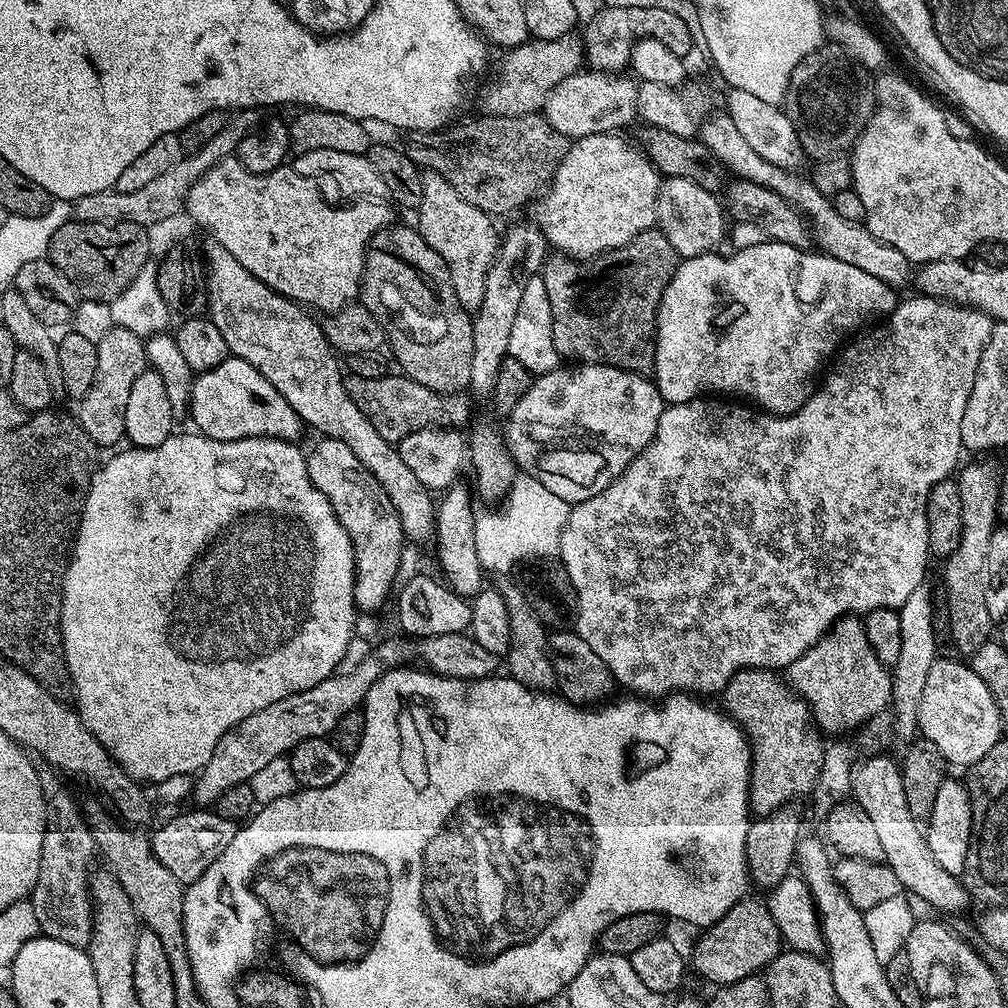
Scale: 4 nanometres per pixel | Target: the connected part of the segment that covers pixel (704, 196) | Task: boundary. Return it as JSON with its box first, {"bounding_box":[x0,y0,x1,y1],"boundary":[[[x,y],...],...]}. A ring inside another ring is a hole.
{"bounding_box":[656,176,726,259],"boundary":[[[669,176],[661,179],[656,199],[656,224],[670,246],[674,247],[677,257],[688,259],[719,249],[720,239],[726,236],[724,220],[726,212],[717,193],[702,190],[702,186],[698,186],[698,182],[690,182],[690,178]]]}

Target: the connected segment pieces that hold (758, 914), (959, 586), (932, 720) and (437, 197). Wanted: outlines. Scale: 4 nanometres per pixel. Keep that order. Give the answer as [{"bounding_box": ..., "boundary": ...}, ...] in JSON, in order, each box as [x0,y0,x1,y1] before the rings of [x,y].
[{"bounding_box":[690,898,782,986],"boundary":[[[741,898],[733,908],[722,918],[718,918],[718,922],[714,922],[709,928],[703,929],[699,933],[700,936],[696,940],[696,945],[692,948],[692,956],[690,952],[690,968],[697,972],[704,980],[716,984],[712,986],[723,986],[725,984],[733,984],[747,976],[754,976],[763,973],[768,967],[768,963],[779,956],[782,951],[782,939],[778,926],[775,925],[774,918],[770,914],[767,903],[756,900],[748,900]]]},{"bounding_box":[943,464,1001,654],"boundary":[[[966,464],[958,472],[958,494],[962,494],[962,542],[958,542],[958,550],[948,557],[943,568],[944,580],[948,583],[948,620],[952,623],[952,640],[958,651],[971,654],[977,652],[994,632],[994,621],[990,618],[990,610],[986,610],[984,571],[986,550],[990,550],[990,538],[998,524],[1001,473],[996,472],[992,464]]]},{"bounding_box":[916,658,1002,765],"boundary":[[[937,658],[930,666],[930,676],[926,678],[926,690],[916,715],[918,732],[923,739],[934,742],[949,765],[978,763],[1002,739],[998,706],[982,678],[974,674],[967,663],[960,660]]]},{"bounding_box":[418,170,501,310],"boundary":[[[424,170],[421,171],[420,181],[422,182],[422,202],[418,209],[419,234],[430,247],[438,250],[438,254],[446,262],[446,266],[450,270],[450,282],[454,286],[454,294],[458,294],[458,302],[463,308],[475,310],[480,307],[484,297],[486,274],[494,259],[494,250],[499,249],[501,241],[498,232],[496,236],[495,226],[492,225],[493,217],[489,213],[478,210],[478,206],[470,206],[470,202],[466,202],[466,198],[462,198],[458,194],[458,190],[454,190],[454,186],[450,186],[450,182],[442,174]]]}]

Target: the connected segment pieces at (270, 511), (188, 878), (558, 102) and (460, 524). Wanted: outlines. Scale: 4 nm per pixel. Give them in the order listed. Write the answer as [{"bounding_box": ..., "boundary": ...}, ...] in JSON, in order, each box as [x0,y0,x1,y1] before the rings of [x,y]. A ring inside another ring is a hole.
[{"bounding_box":[60,434,358,786],"boundary":[[[173,434],[153,448],[125,447],[125,452],[112,456],[108,461],[101,463],[92,476],[92,485],[88,491],[88,497],[84,503],[84,509],[80,512],[80,522],[76,529],[74,543],[70,549],[68,567],[64,569],[63,589],[61,591],[62,605],[60,607],[60,632],[64,638],[64,660],[68,663],[68,669],[72,675],[72,691],[74,704],[80,714],[80,720],[88,727],[90,734],[99,742],[106,751],[112,755],[112,759],[137,782],[143,782],[148,786],[161,784],[173,774],[195,774],[210,762],[210,754],[214,754],[214,746],[228,731],[242,718],[254,714],[258,710],[266,710],[266,706],[274,702],[282,702],[282,698],[290,698],[290,694],[298,694],[302,690],[310,690],[318,686],[327,676],[333,675],[343,665],[346,648],[353,637],[357,635],[356,616],[358,609],[354,602],[354,582],[356,581],[356,559],[350,538],[338,522],[326,494],[318,490],[310,482],[308,473],[308,461],[305,453],[296,449],[297,445],[291,440],[275,440],[269,436],[255,436],[254,438],[242,438],[222,442],[211,440],[209,436],[191,434],[192,436],[179,436]]]},{"bounding_box":[151,810,238,886],"boundary":[[[196,810],[200,812],[180,812],[177,816],[172,816],[156,833],[151,833],[152,852],[158,858],[174,878],[178,878],[180,883],[187,886],[192,884],[201,876],[206,874],[210,862],[234,842],[238,824],[235,820],[222,818],[215,810]]]},{"bounding_box":[542,70,637,140],"boundary":[[[581,70],[554,86],[554,90],[546,98],[542,115],[550,122],[550,126],[554,126],[554,130],[558,130],[558,134],[572,140],[581,140],[583,136],[603,132],[612,134],[617,130],[624,130],[620,128],[637,119],[637,87],[637,81],[628,74]]]},{"bounding_box":[434,486,486,598],"boundary":[[[453,486],[439,497],[434,545],[437,546],[436,556],[440,559],[440,568],[445,576],[443,579],[448,587],[459,596],[471,598],[480,591],[486,576],[480,567],[476,549],[478,529],[476,529],[476,516],[472,513],[473,493],[471,491],[468,493],[466,489],[460,487]]]}]

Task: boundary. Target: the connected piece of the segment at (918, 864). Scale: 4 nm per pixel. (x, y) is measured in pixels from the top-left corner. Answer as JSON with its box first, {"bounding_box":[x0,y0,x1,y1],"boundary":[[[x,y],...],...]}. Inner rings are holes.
{"bounding_box":[852,754,970,912],"boundary":[[[881,754],[859,761],[852,778],[854,802],[866,810],[866,815],[876,827],[883,861],[890,866],[890,870],[894,870],[894,874],[898,874],[901,889],[905,893],[913,892],[922,903],[940,912],[960,912],[970,903],[968,890],[953,873],[942,868],[927,845],[921,821],[916,820],[914,814],[910,814],[910,806],[906,806],[904,779],[900,777],[901,765],[897,761],[895,764],[890,756]]]}

